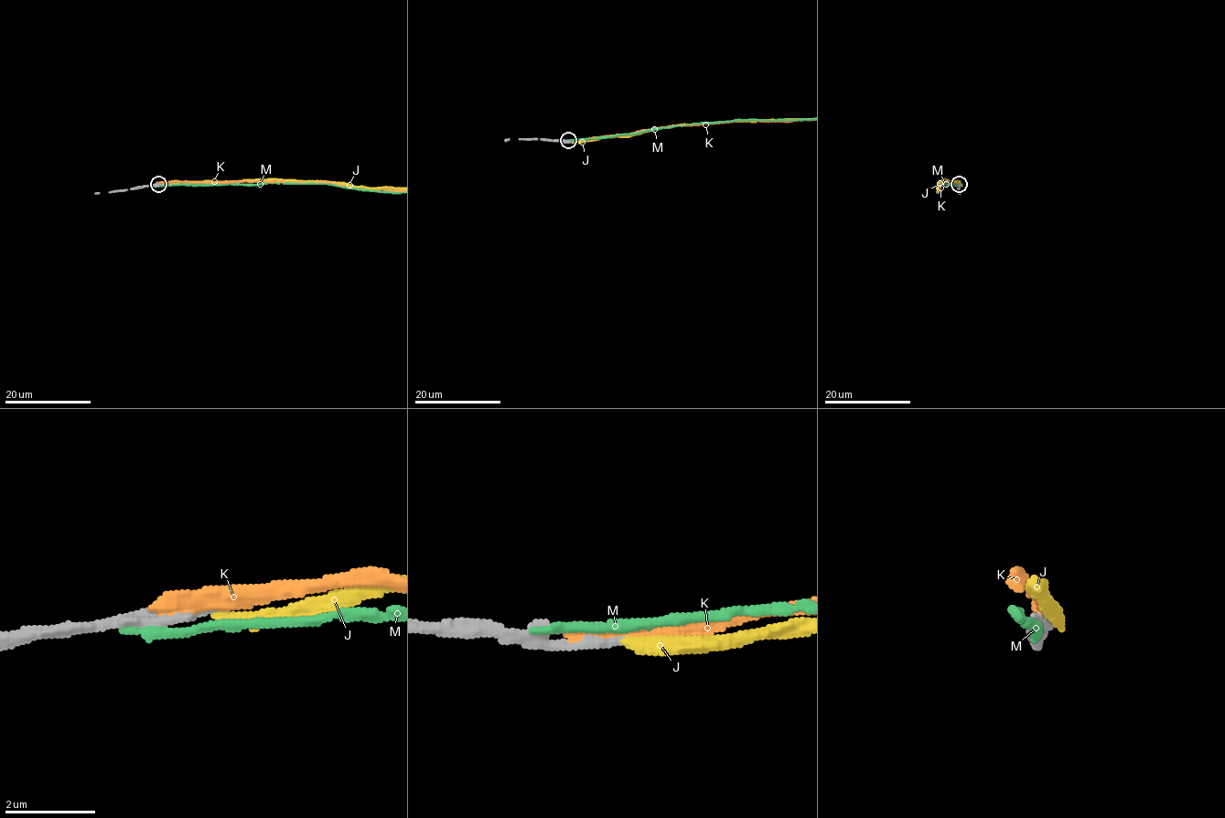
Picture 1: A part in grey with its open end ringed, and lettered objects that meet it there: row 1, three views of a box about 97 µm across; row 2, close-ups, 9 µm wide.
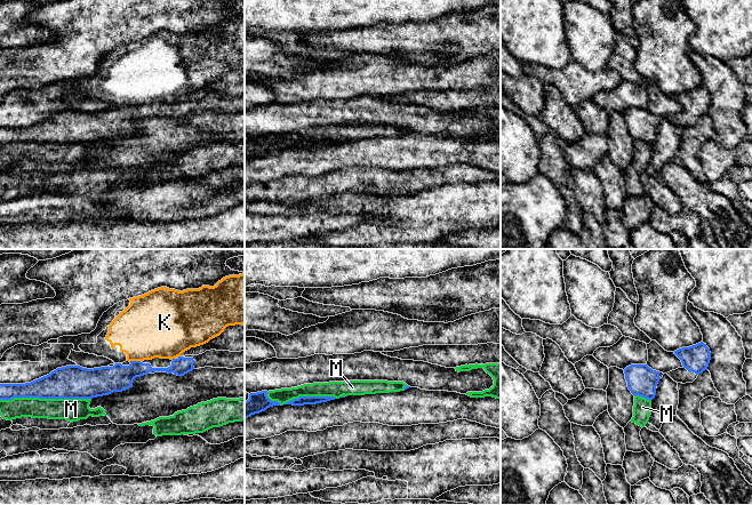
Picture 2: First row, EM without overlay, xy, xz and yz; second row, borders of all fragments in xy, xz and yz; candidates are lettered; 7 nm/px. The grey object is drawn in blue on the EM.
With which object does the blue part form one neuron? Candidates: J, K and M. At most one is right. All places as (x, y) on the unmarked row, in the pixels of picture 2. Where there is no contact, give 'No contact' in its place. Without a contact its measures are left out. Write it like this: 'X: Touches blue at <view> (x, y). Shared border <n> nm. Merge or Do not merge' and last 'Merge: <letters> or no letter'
J: No contact. Do not merge
K: Touches blue at xy (134, 105). Shared border 80 nm. Do not merge
M: Touches blue at xy (45, 142). Shared border 650 nm. Do not merge
Merge: no letter

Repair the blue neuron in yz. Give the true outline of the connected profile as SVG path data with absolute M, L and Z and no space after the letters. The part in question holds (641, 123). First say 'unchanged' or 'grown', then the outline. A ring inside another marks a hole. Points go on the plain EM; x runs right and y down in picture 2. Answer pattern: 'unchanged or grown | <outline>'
unchanged | M631 109L624 113L627 131L633 139L653 144L656 130L661 123L659 115L653 114L647 109Z

